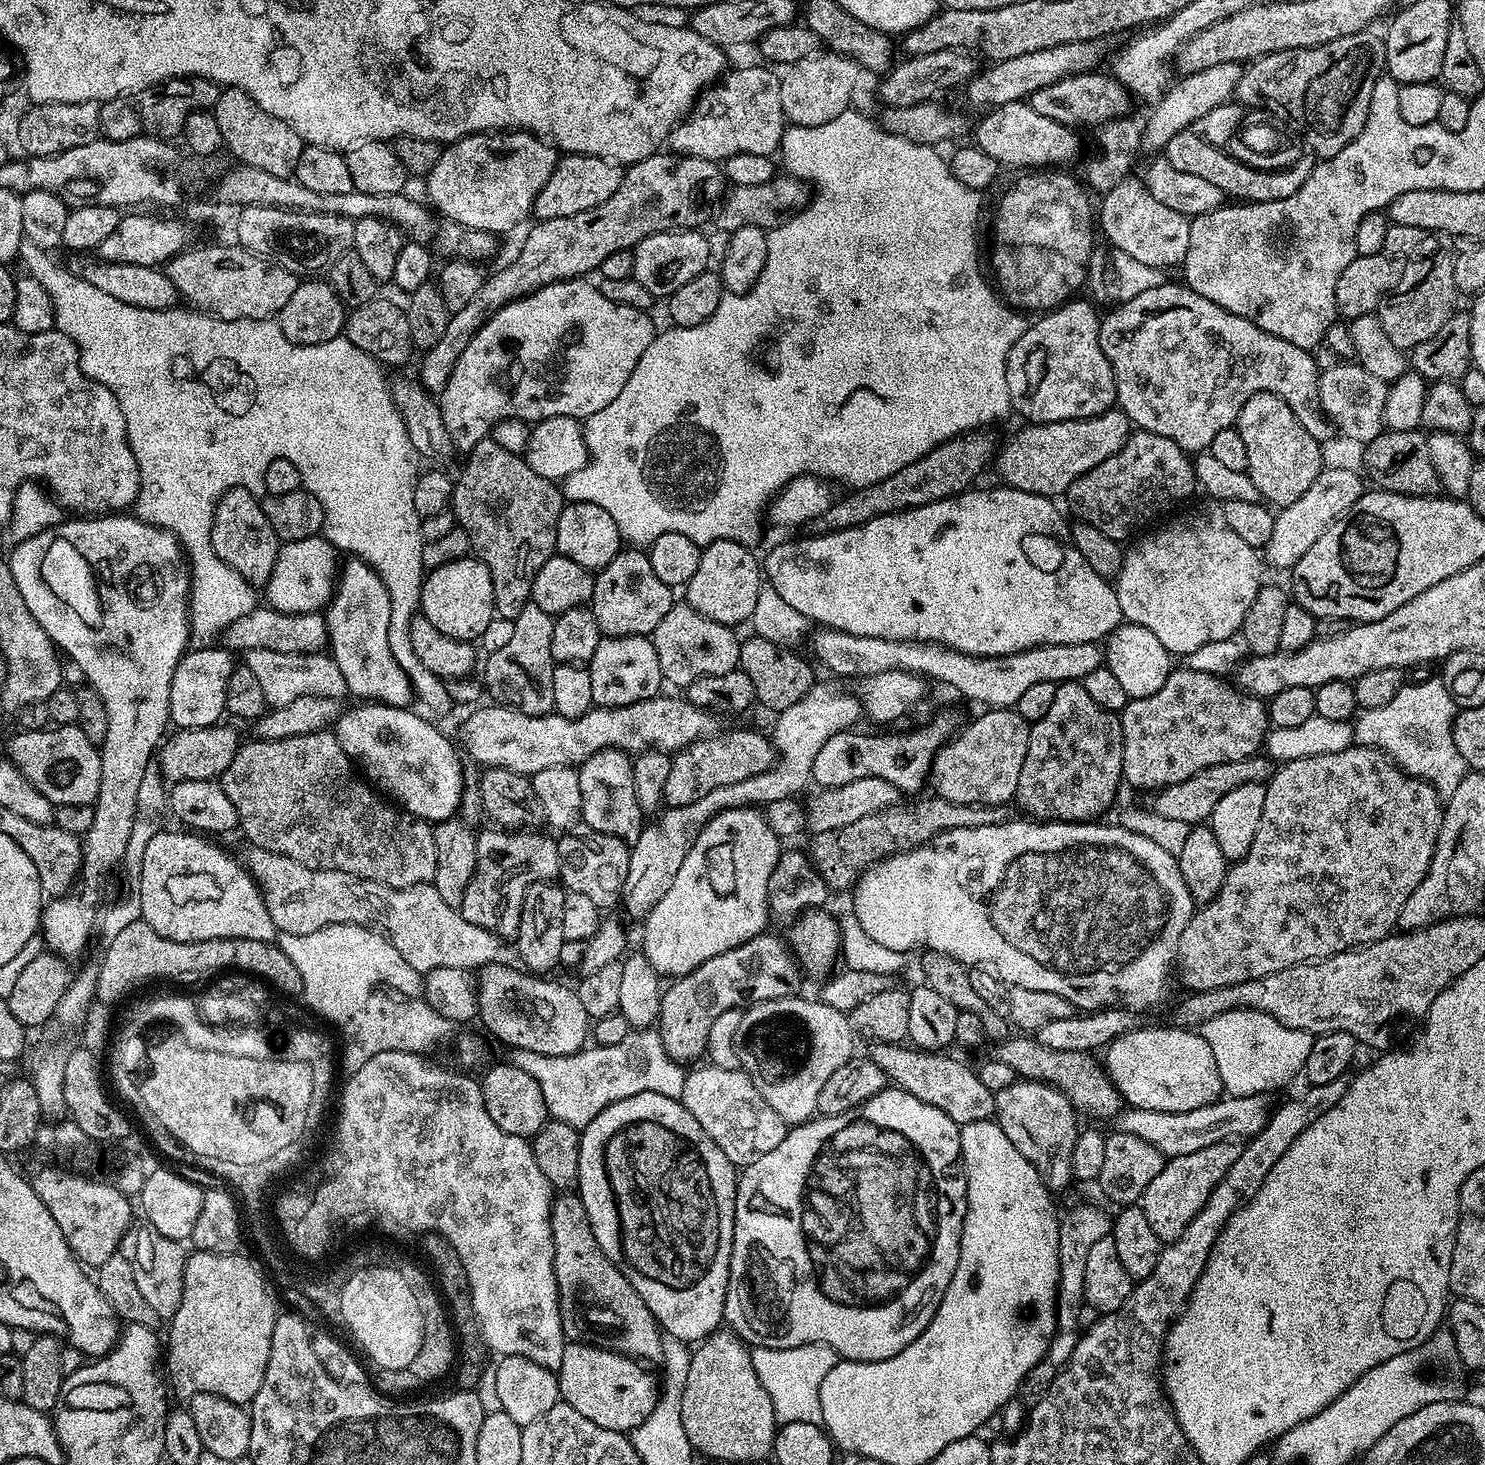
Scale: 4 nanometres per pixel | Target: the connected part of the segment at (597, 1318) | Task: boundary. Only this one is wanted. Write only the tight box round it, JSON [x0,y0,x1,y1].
[550,1194,662,1362]

